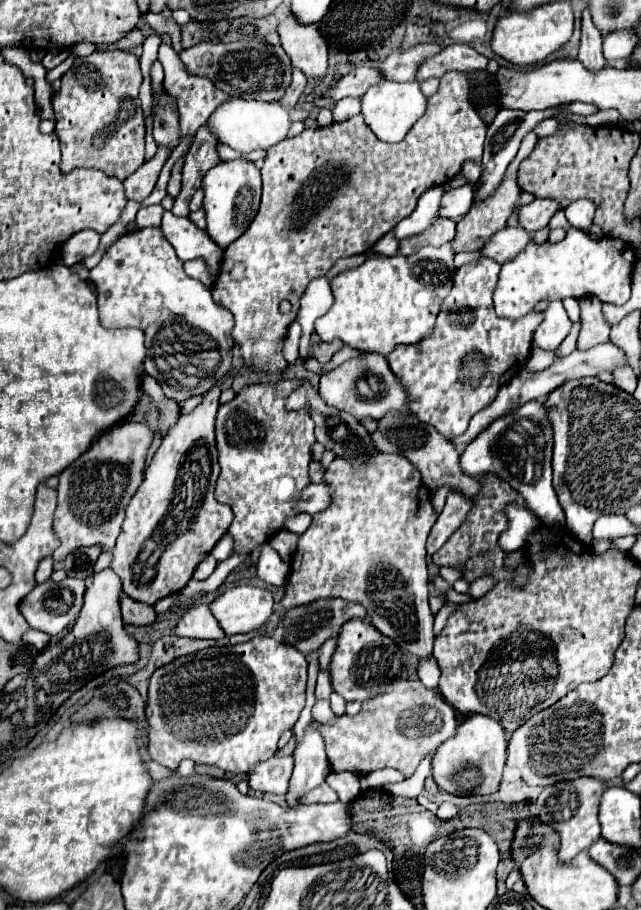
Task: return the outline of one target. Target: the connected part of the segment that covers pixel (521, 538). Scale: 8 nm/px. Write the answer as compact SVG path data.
M511 502L505 506L505 514L509 520L509 527L498 540L498 544L506 552L513 552L527 544L527 538L539 528L539 520L535 514L519 502Z

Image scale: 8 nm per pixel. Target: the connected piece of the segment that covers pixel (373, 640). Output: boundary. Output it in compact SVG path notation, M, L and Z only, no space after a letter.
M353 618L349 624L343 626L339 632L337 650L331 658L331 684L333 690L343 696L347 702L357 700L365 702L375 698L377 694L385 692L403 672L403 650L387 636L379 634L379 630L361 618Z

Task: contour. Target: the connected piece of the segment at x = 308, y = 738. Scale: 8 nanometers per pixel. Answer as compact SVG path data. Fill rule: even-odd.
M303 732L303 738L297 742L293 750L293 776L291 776L291 786L289 786L289 806L297 806L297 798L305 794L307 790L317 788L319 784L325 782L327 778L327 756L325 756L325 744L319 732Z

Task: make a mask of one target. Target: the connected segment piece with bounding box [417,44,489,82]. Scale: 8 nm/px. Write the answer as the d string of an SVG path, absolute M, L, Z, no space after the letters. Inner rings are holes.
M451 44L421 64L417 80L423 82L433 76L441 78L449 70L461 70L461 72L487 70L487 64L489 64L489 60L485 56L481 56L479 52L475 52L473 48L463 46L463 44Z

